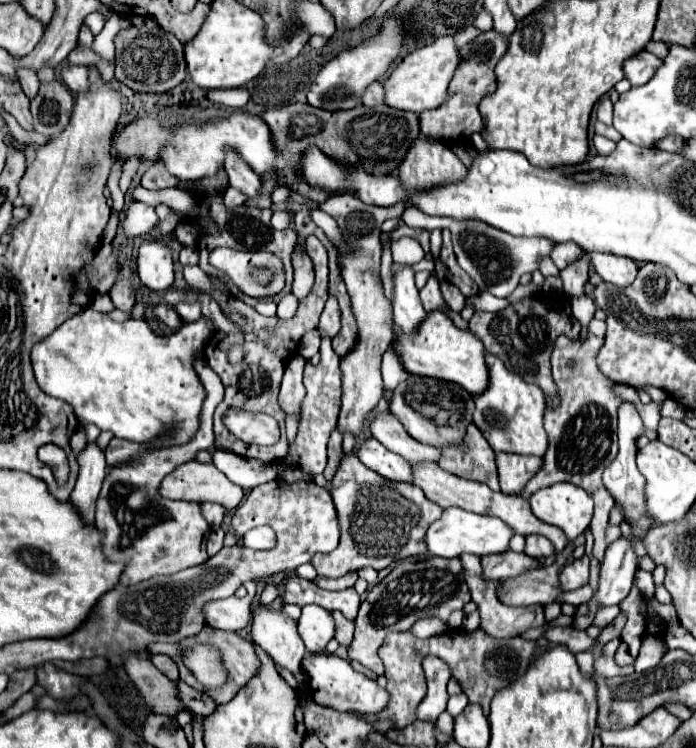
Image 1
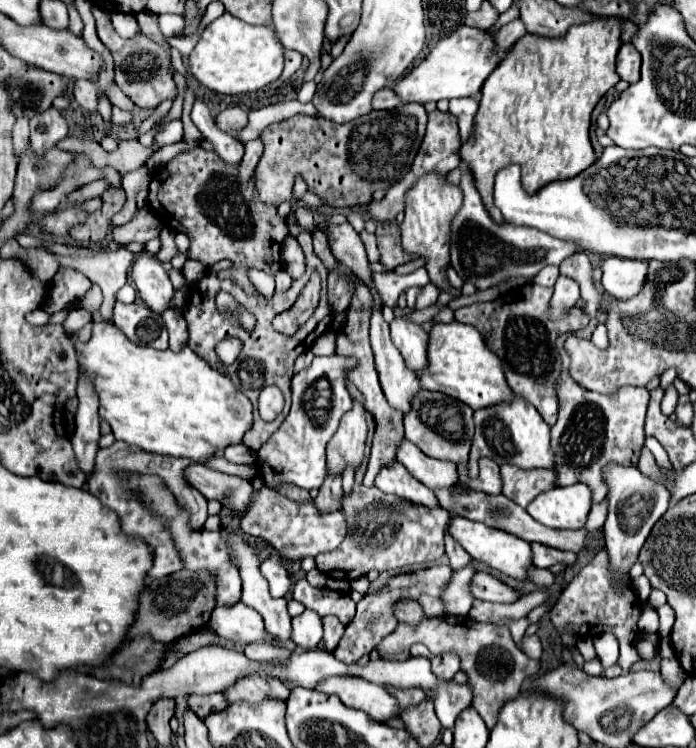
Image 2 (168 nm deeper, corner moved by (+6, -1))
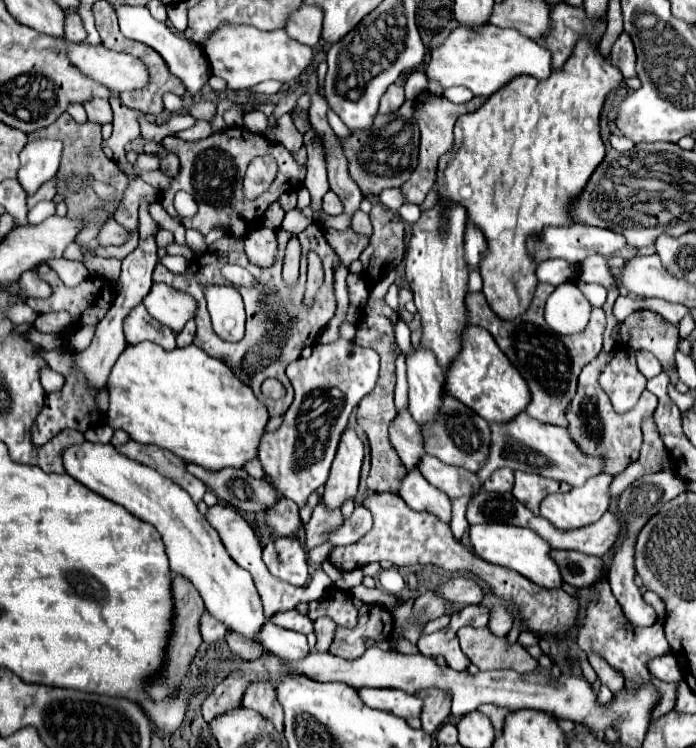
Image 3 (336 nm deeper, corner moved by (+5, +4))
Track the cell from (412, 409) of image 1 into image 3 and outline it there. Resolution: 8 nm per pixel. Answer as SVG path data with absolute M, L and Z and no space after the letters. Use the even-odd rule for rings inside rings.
M444 395L442 415L434 425L428 425L422 429L424 441L426 441L426 453L438 457L446 465L462 467L466 471L478 473L490 453L490 425L486 419L476 415L470 407L454 399L452 395Z

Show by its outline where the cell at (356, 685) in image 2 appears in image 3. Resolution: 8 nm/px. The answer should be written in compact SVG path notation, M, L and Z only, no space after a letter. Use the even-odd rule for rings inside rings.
M362 687L362 689L358 689L358 695L368 707L390 711L402 719L420 717L420 713L422 713L422 699L416 695L404 693L404 691Z

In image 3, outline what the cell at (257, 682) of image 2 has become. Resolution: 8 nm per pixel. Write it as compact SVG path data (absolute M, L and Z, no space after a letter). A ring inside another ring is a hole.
M256 681L248 687L248 691L244 693L242 705L248 709L254 709L256 713L260 713L264 719L272 721L276 731L284 731L284 713L280 703L276 703L276 693L272 691L272 683L262 683Z

